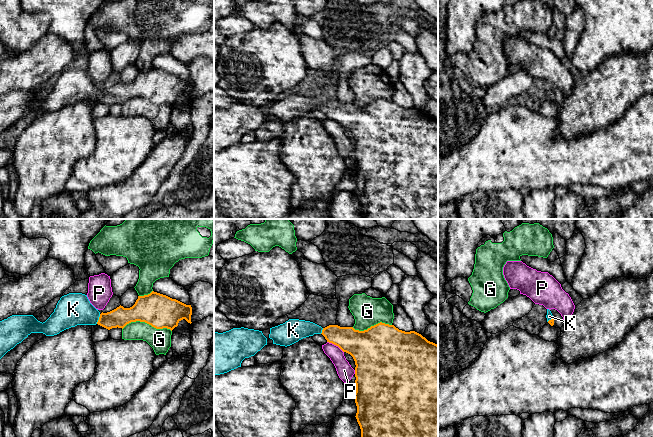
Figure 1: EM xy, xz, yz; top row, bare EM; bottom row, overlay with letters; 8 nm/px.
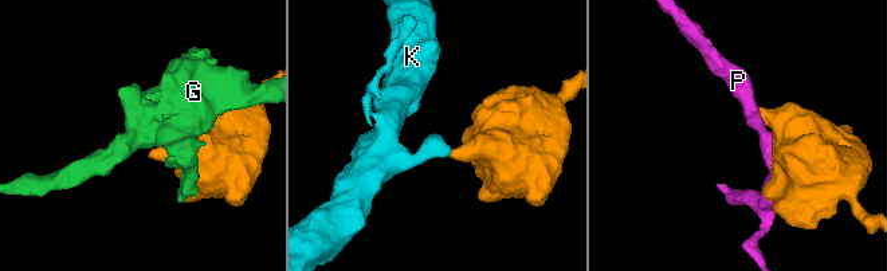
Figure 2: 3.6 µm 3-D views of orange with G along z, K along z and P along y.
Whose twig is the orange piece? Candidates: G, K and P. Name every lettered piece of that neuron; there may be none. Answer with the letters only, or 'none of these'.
K

